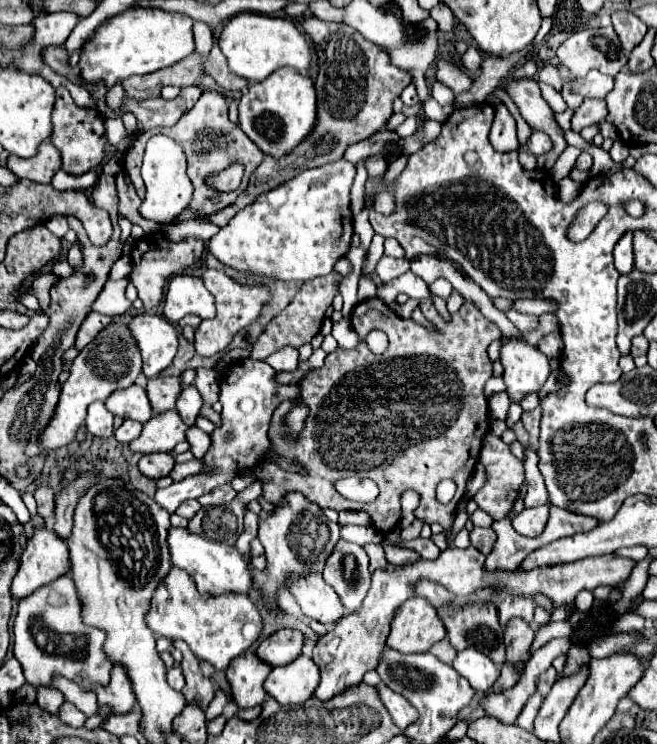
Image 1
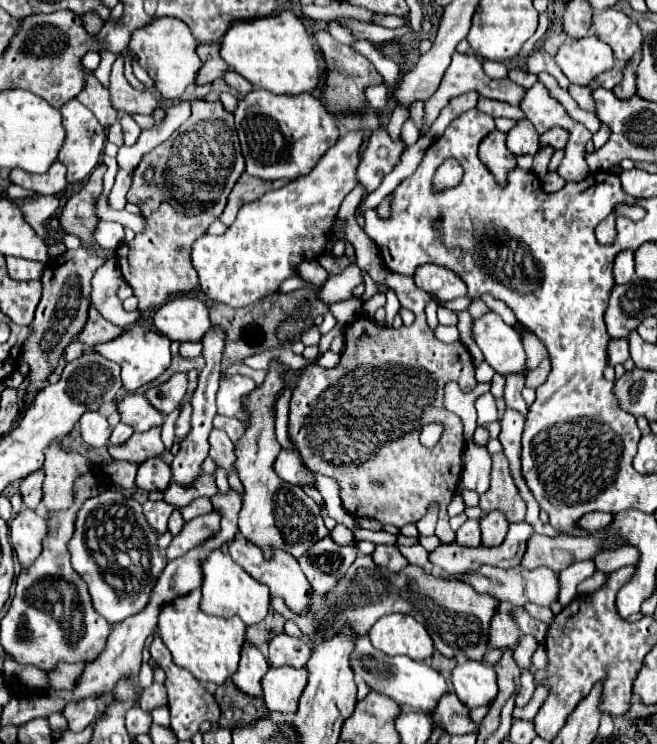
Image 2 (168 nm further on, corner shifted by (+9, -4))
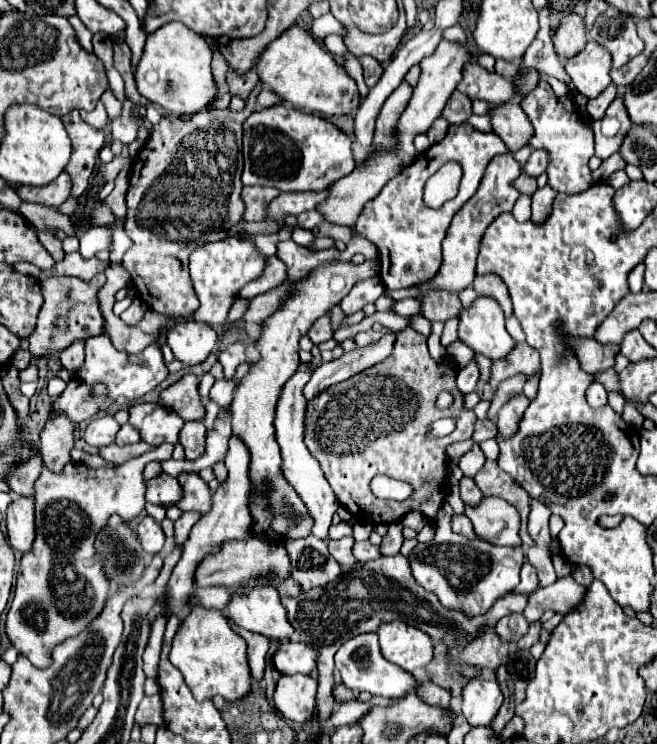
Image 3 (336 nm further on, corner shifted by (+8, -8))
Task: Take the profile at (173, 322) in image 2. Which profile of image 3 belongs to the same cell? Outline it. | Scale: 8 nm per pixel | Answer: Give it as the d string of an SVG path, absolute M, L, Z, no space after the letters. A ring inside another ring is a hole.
M180 318L166 328L166 342L174 356L186 366L200 364L216 348L218 336L212 326L194 322L194 318Z

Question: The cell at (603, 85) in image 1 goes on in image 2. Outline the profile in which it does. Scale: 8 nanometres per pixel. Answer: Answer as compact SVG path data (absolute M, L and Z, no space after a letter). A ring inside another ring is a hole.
M613 66L611 70L607 70L607 72L601 72L593 82L591 82L591 90L593 88L597 88L597 86L601 86L601 88L615 88L619 82L623 80L623 66Z

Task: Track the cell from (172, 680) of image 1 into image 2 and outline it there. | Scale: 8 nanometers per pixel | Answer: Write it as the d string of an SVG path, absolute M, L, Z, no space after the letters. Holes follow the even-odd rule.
M153 682L149 688L143 690L143 694L139 698L139 708L145 712L151 712L159 706L167 706L167 690L163 684Z

